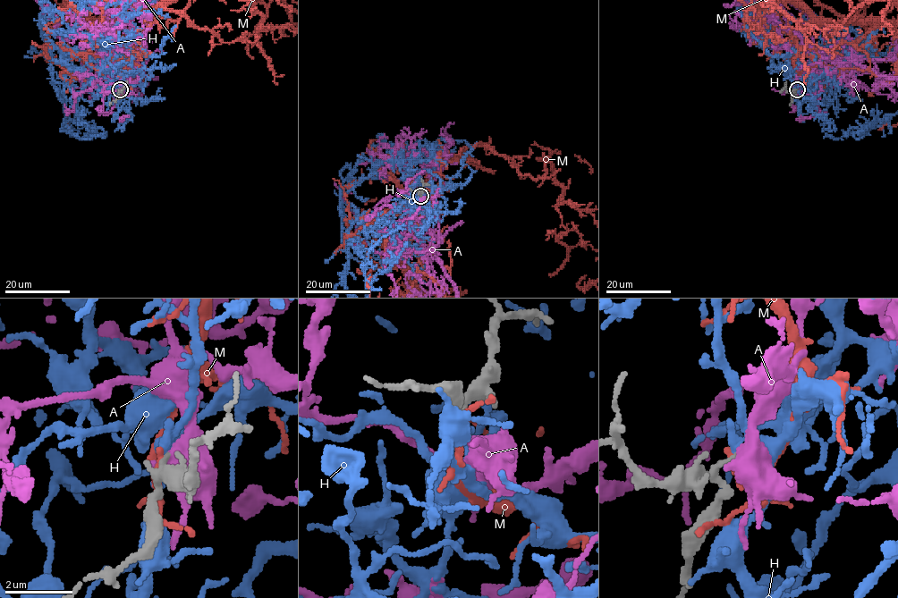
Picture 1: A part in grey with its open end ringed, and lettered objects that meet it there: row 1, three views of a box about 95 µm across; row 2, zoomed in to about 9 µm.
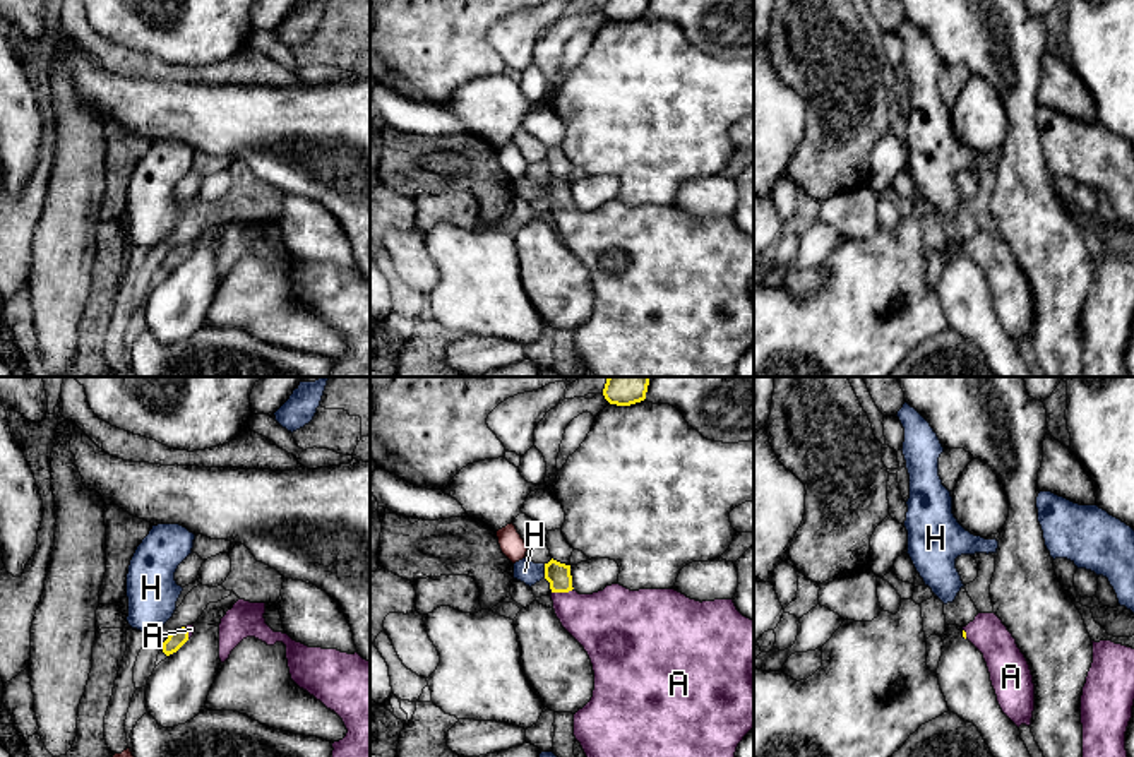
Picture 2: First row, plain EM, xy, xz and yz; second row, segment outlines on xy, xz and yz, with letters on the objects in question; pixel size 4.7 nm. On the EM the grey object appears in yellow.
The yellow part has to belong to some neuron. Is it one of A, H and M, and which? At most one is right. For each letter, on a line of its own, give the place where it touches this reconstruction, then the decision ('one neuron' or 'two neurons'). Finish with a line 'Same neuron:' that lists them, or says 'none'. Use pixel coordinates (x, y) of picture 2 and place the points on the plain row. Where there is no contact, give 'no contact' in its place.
A: meets yellow in xz at (562, 208); one neuron
H: meets yellow in xz at (545, 187); two neurons
M: no contact; two neurons
Same neuron: A

